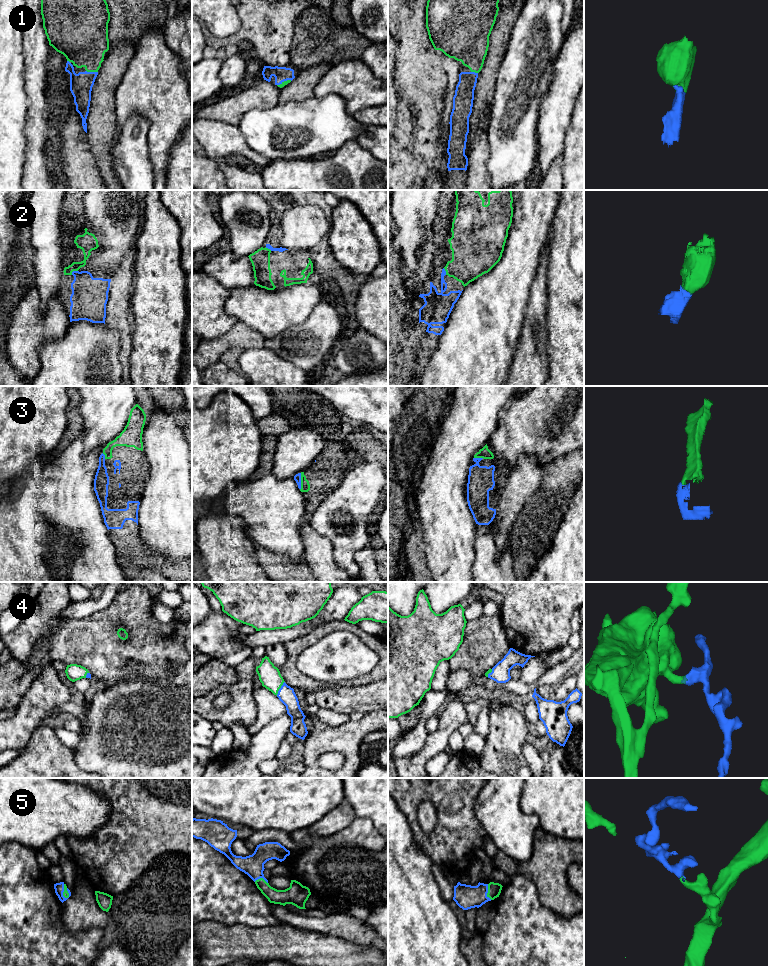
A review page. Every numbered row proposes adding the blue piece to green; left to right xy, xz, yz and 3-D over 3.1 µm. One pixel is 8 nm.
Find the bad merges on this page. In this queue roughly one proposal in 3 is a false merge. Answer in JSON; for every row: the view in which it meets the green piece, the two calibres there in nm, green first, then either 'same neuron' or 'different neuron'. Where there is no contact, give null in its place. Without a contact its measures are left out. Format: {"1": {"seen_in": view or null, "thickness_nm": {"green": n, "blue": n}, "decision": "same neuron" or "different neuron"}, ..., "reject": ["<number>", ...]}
{"1": {"seen_in": "xy", "thickness_nm": {"green": 380, "blue": 180}, "decision": "same neuron"}, "2": {"seen_in": "xy", "thickness_nm": {"green": 140, "blue": 300}, "decision": "same neuron"}, "3": {"seen_in": "xz", "thickness_nm": {"green": 80, "blue": 60}, "decision": "same neuron"}, "4": {"seen_in": "xz", "thickness_nm": {"green": 170, "blue": 140}, "decision": "same neuron"}, "5": {"seen_in": "yz", "thickness_nm": {"green": 110, "blue": 190}, "decision": "same neuron"}, "reject": []}

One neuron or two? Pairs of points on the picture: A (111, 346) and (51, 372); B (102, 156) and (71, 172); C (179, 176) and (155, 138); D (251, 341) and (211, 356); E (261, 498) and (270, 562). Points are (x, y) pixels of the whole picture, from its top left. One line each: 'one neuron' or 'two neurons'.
A: one neuron
B: two neurons
C: two neurons
D: one neuron
E: two neurons

